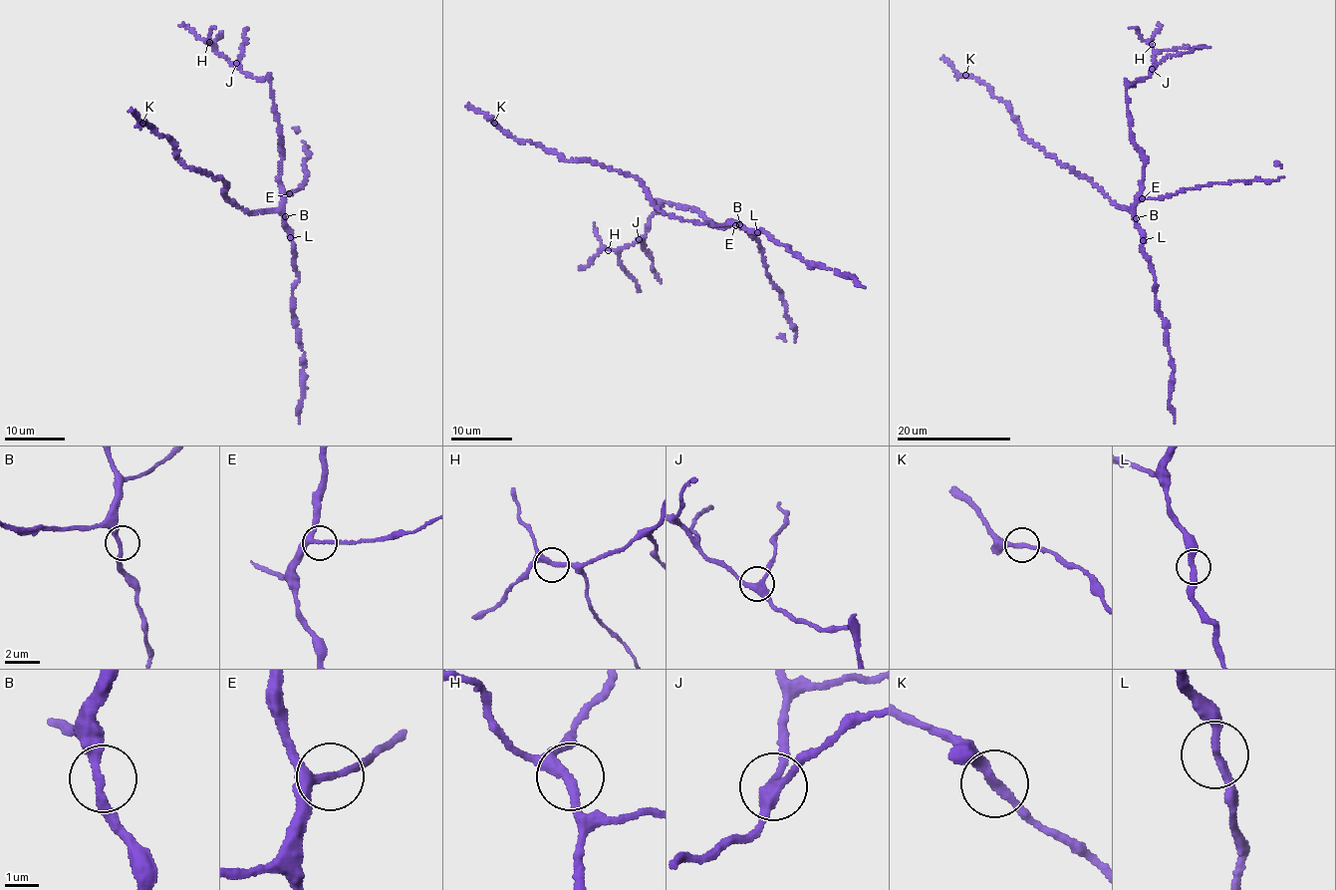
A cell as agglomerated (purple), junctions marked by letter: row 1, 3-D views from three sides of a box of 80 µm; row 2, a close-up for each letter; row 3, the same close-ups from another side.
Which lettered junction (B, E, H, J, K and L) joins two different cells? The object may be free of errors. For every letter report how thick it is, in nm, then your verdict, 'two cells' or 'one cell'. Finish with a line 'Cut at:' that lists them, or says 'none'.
B: 240 nm | one cell
E: 160 nm | one cell
H: 260 nm | one cell
J: 320 nm | one cell
K: 240 nm | one cell
L: 260 nm | one cell
Cut at: none

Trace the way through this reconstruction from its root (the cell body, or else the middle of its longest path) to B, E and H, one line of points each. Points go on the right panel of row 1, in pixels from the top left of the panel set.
B: (1122, 206), (1133, 211), (1136, 218)
E: (1122, 206), (1132, 210), (1135, 202), (1142, 199)
H: (1122, 206), (1132, 210), (1137, 201), (1144, 163), (1144, 153), (1131, 134), (1127, 88), (1149, 78), (1152, 44)

